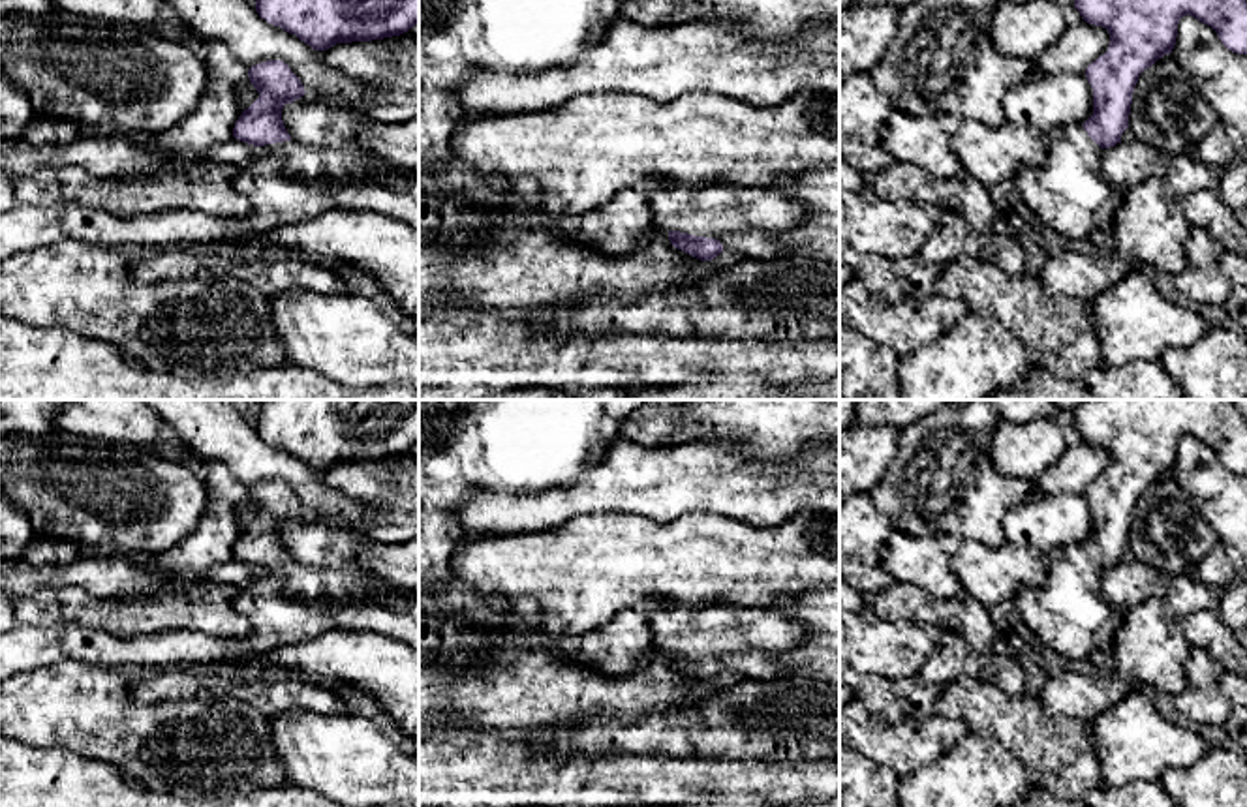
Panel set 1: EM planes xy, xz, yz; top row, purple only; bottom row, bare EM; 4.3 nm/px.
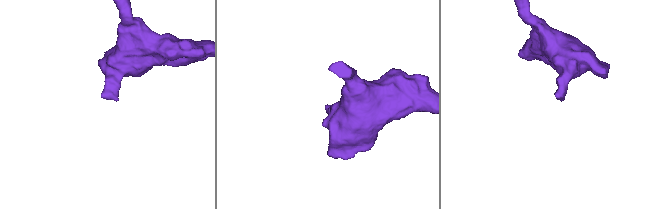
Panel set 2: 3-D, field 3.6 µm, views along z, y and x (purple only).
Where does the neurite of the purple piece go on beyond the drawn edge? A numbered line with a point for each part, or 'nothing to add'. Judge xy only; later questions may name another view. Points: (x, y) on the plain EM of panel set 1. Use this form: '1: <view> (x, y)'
1: xy (290, 603)

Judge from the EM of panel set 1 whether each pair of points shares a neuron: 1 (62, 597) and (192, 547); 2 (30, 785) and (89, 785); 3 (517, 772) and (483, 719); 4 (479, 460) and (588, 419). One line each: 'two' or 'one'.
1: one
2: one
3: two
4: one

